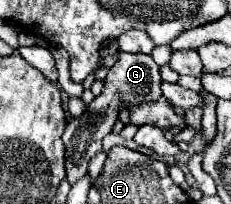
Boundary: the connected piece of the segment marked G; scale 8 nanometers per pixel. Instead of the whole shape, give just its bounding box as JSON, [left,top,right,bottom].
[62,52,162,184]

